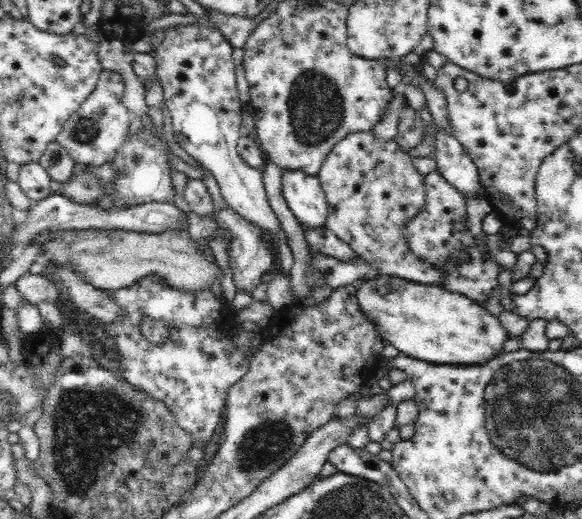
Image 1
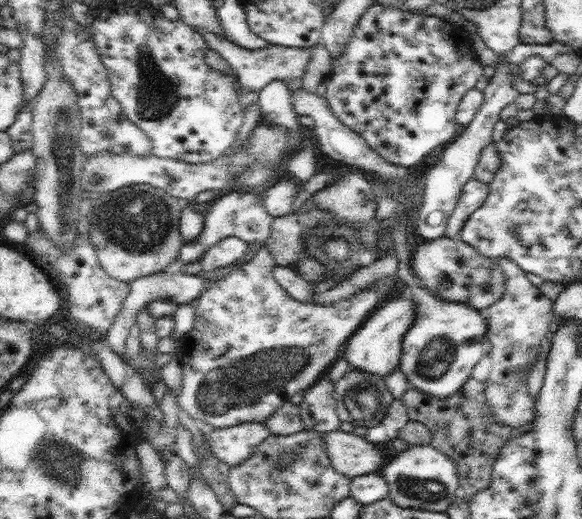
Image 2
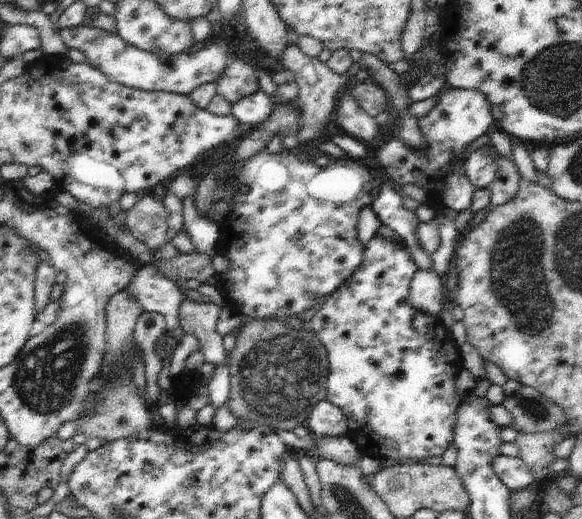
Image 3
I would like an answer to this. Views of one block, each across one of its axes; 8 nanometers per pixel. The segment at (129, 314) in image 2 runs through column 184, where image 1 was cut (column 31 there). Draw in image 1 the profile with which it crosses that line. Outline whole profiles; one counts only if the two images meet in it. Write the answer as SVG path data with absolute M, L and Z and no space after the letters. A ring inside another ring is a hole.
M24 274L18 282L16 282L16 288L20 292L20 298L28 300L28 304L40 304L44 300L48 302L58 302L60 296L60 290L58 286L54 286L48 276L40 276L40 274Z

